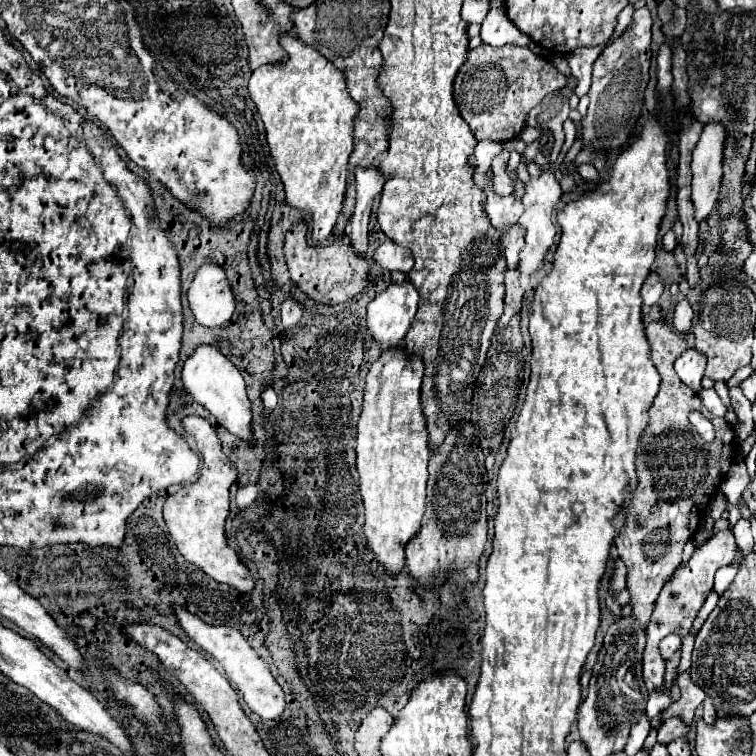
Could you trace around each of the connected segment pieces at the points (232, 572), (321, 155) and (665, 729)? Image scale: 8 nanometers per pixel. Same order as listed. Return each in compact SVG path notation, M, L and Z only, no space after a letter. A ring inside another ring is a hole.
M184 416L182 426L196 440L196 446L202 454L202 472L194 484L166 498L164 522L182 556L192 556L192 564L202 568L216 582L228 584L240 592L248 592L254 588L254 578L250 576L248 568L240 562L238 554L226 544L226 536L224 536L224 522L230 510L228 494L230 494L230 486L236 482L238 476L236 468L222 452L216 430L208 424L208 420L200 416Z
M288 34L280 38L280 44L288 52L290 60L284 66L260 66L254 70L248 82L248 94L262 118L270 156L274 158L276 170L284 184L286 204L294 210L308 212L312 242L320 244L332 234L344 202L344 186L348 176L346 162L352 150L352 120L358 112L358 104L350 98L350 94L346 94L342 72L338 72L326 58L318 56L316 50L302 46L298 38Z
M678 716L668 718L668 720L664 720L664 724L662 724L660 730L658 730L658 742L660 742L660 744L670 744L672 740L684 736L686 732L688 732L688 730L686 730L684 722L682 722Z

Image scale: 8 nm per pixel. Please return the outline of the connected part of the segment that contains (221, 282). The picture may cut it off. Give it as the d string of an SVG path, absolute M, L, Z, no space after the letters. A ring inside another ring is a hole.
M204 264L188 288L190 310L198 324L220 326L234 314L234 296L218 264Z

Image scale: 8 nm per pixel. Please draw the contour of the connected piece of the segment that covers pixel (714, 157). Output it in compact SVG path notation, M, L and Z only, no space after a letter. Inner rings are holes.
M706 124L692 152L692 206L696 222L708 218L718 200L722 178L722 126Z

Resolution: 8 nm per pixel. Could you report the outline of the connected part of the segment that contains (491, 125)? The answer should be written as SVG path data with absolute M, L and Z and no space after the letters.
M480 44L478 48L468 50L468 58L456 74L454 100L476 140L508 142L520 136L528 112L540 104L546 94L564 86L566 76L562 76L550 60L530 52L530 48L514 44L494 48L490 44Z

